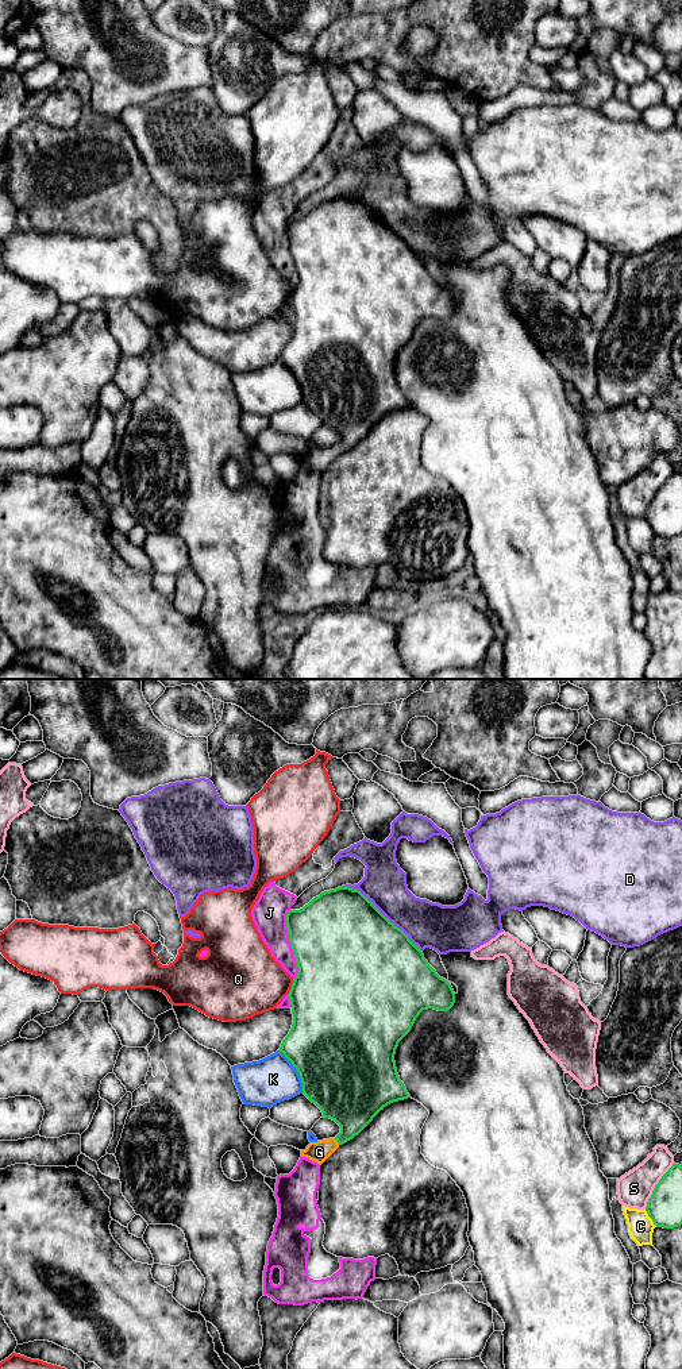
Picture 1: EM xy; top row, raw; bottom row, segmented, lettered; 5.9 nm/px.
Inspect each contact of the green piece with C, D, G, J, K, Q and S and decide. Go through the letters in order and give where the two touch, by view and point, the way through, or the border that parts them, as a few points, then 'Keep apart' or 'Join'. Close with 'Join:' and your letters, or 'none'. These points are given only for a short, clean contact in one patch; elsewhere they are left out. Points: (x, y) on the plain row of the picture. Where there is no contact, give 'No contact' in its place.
C: Touches green at xy (650, 525). Keep apart
D: Touches green at xy (381, 222). Keep apart
G: Touches green at xy (336, 448). Path across: xy (351, 409), (351, 434), (336, 448), (319, 461). Join
J: Touches green at xy (291, 254). Keep apart
K: Touches green at xy (297, 380). Keep apart
Q: Touches green at xy (292, 296). Keep apart
S: Touches green at xy (655, 494). Keep apart
Join: G

